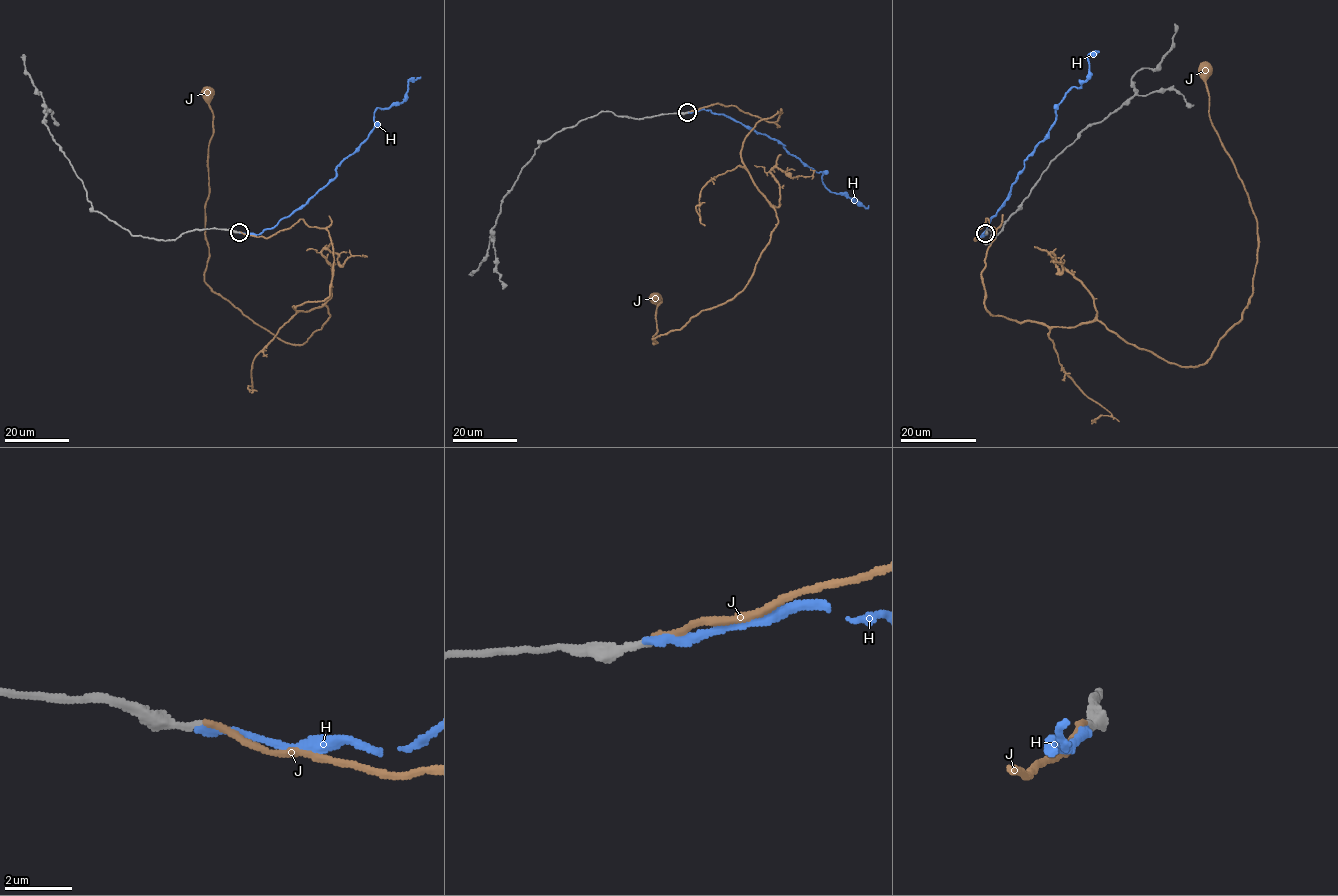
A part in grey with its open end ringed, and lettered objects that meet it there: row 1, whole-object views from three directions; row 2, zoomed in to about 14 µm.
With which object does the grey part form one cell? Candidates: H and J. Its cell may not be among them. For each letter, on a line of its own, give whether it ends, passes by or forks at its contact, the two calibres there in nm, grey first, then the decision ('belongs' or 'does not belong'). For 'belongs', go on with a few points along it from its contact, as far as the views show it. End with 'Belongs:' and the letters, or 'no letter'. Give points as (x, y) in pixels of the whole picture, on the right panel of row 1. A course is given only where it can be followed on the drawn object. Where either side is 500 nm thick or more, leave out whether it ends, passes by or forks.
H: it ends there; 260 nm thick on the grey side, 240 nm on the other; does not belong
J: it ends there; 240 nm thick on the grey side, 190 nm on the other; belongs; it runs (985, 233), (987, 218), (992, 315), (1097, 321), (1204, 364), (1247, 306), (1258, 235), (1205, 71)
Belongs: J

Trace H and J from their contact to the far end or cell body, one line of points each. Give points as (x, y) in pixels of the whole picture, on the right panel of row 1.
H: (985, 233), (981, 235), (1024, 161), (1055, 122), (1058, 104), (1089, 75), (1088, 55), (1095, 50)
J: (985, 233), (987, 218), (992, 315), (1097, 321), (1204, 364), (1247, 306), (1258, 235), (1205, 71)

